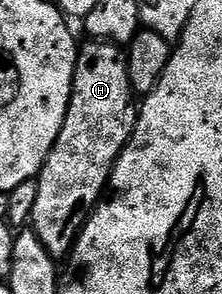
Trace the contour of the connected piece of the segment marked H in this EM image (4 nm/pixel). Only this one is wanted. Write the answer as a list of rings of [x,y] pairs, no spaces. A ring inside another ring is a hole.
[[[85,41],[80,44],[67,117],[36,178],[39,197],[35,197],[31,220],[31,229],[55,261],[64,260],[72,252],[85,220],[106,194],[113,166],[137,124],[139,107],[127,77],[125,57],[126,52],[116,43]]]

